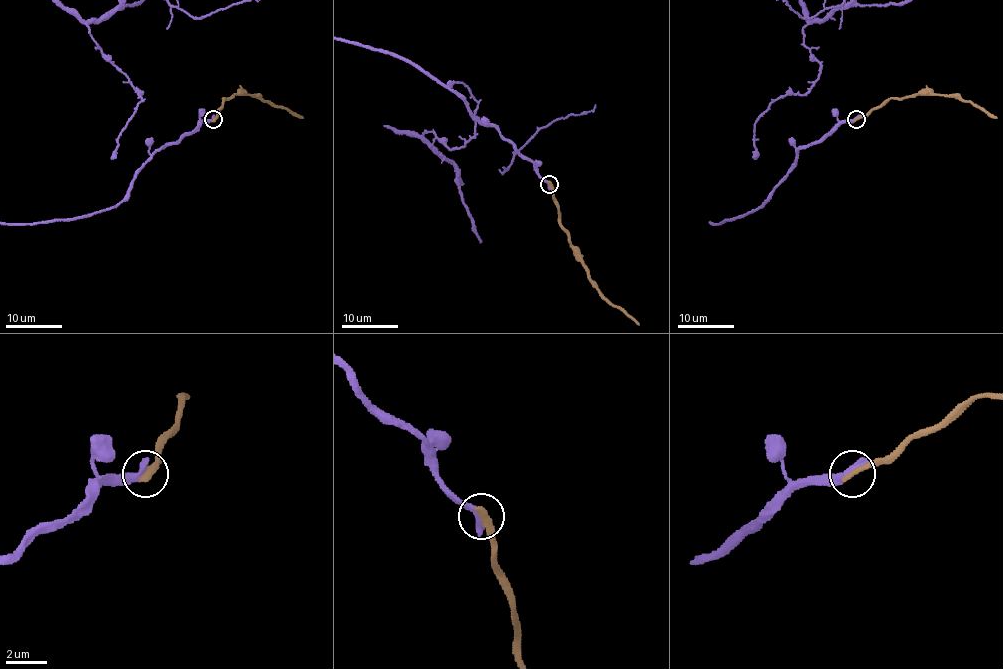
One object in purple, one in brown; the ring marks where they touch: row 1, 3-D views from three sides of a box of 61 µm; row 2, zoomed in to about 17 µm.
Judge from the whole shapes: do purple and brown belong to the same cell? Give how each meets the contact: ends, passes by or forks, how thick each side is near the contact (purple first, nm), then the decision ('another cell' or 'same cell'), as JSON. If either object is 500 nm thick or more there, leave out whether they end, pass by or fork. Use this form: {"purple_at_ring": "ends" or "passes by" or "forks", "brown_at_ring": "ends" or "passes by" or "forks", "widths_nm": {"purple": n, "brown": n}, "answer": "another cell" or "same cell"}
{"purple_at_ring": "ends", "brown_at_ring": "ends", "widths_nm": {"purple": 460, "brown": 360}, "answer": "another cell"}

